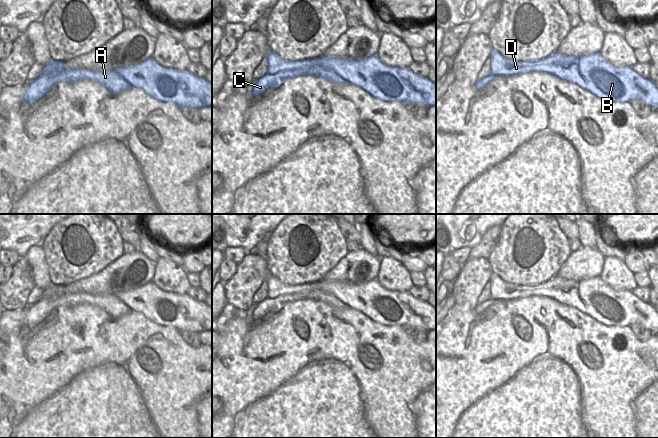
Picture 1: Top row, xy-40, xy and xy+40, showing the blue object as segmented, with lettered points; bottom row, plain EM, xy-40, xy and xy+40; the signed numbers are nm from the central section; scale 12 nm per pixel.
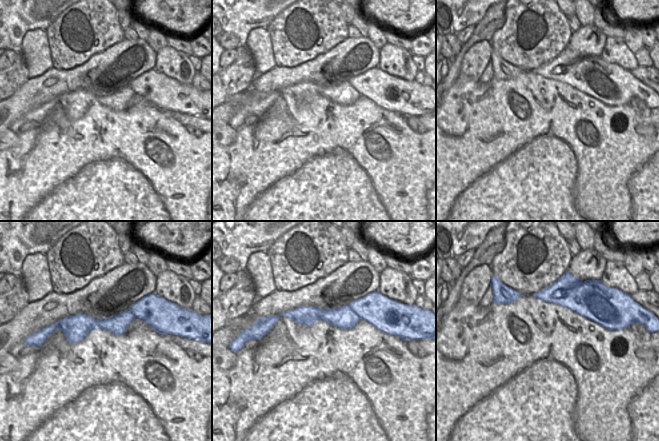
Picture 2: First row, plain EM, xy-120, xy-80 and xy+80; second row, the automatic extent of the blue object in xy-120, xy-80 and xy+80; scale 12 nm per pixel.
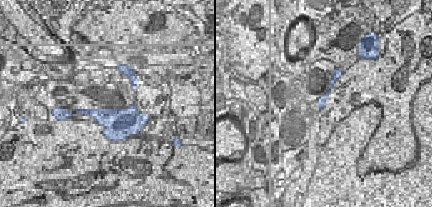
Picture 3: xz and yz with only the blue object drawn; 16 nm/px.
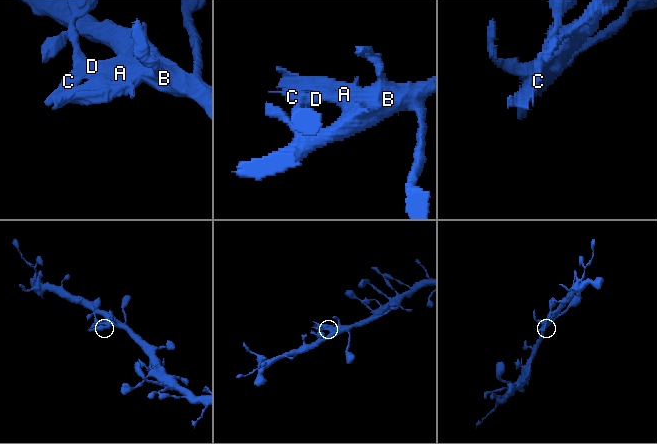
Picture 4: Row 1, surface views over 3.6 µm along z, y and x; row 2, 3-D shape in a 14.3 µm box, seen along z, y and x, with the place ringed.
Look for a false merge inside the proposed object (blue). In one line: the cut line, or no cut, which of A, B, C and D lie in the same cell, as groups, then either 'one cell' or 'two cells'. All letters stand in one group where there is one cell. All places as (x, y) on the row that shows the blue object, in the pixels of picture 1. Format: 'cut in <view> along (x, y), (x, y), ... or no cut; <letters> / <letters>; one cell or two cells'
cut in xy+40 along (543, 58), (542, 62), (544, 64), (560, 65), (554, 74); A C D / B; two cells

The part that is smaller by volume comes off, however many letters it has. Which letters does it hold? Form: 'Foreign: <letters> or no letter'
Foreign: A, C, D

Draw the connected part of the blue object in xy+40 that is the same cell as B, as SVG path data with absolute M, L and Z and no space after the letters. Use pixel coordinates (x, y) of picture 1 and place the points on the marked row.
M560 52L543 58L543 64L560 64L554 76L573 82L604 101L630 103L639 100L658 108L658 88L632 67L616 67L597 52L586 56L568 56Z

